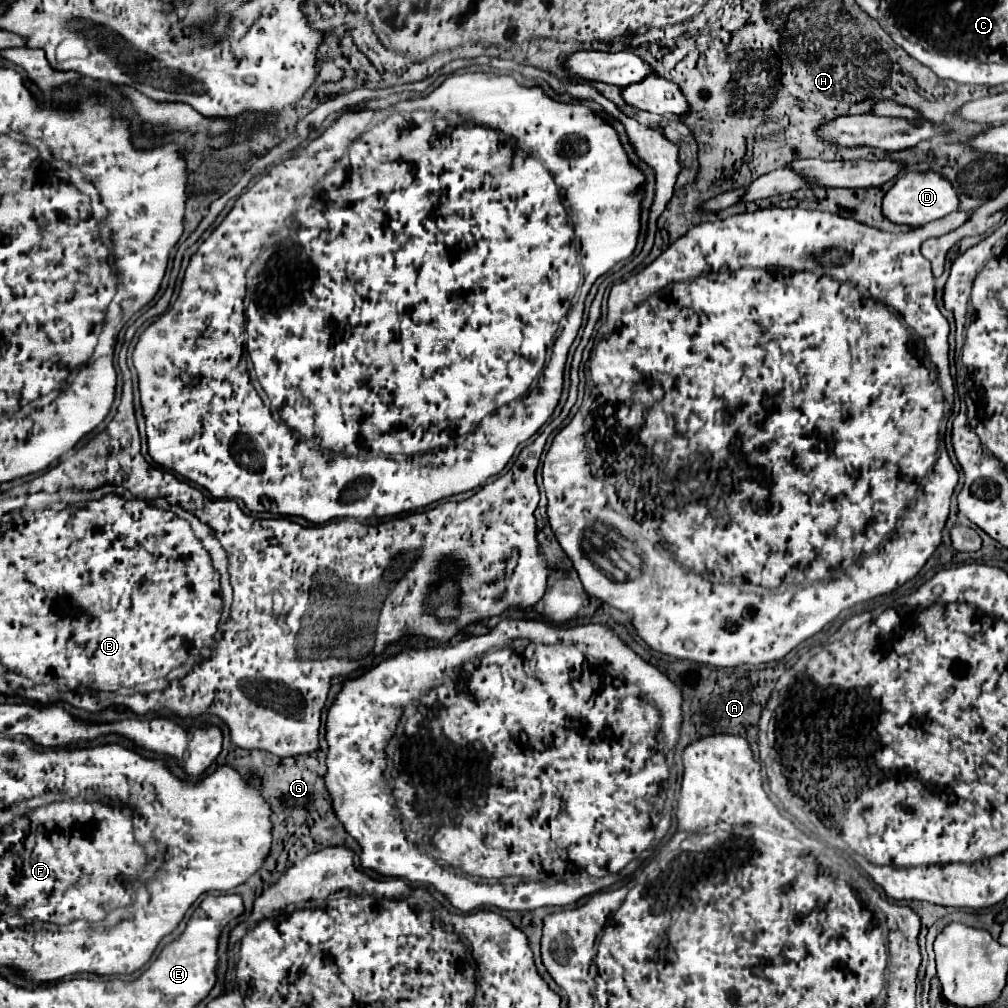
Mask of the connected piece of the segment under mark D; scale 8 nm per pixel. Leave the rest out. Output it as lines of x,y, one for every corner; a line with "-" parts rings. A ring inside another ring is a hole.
906,172
894,182
894,186
886,192
882,202
882,212
888,220
908,226
922,226
940,220
958,208
960,208
960,198
954,186
938,172

